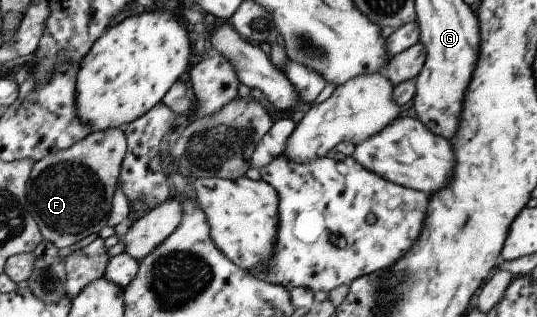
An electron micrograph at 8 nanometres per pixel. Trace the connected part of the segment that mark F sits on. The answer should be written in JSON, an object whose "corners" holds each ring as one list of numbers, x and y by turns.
{"corners":[[119,127,92,132,91,136,86,137,74,147,36,162,30,183,27,185,27,195,30,211,34,218,38,219,43,240,54,243,62,251,76,243,88,242,100,233,102,227,108,225,111,201,115,196,119,170,125,152,126,137,122,128]]}

